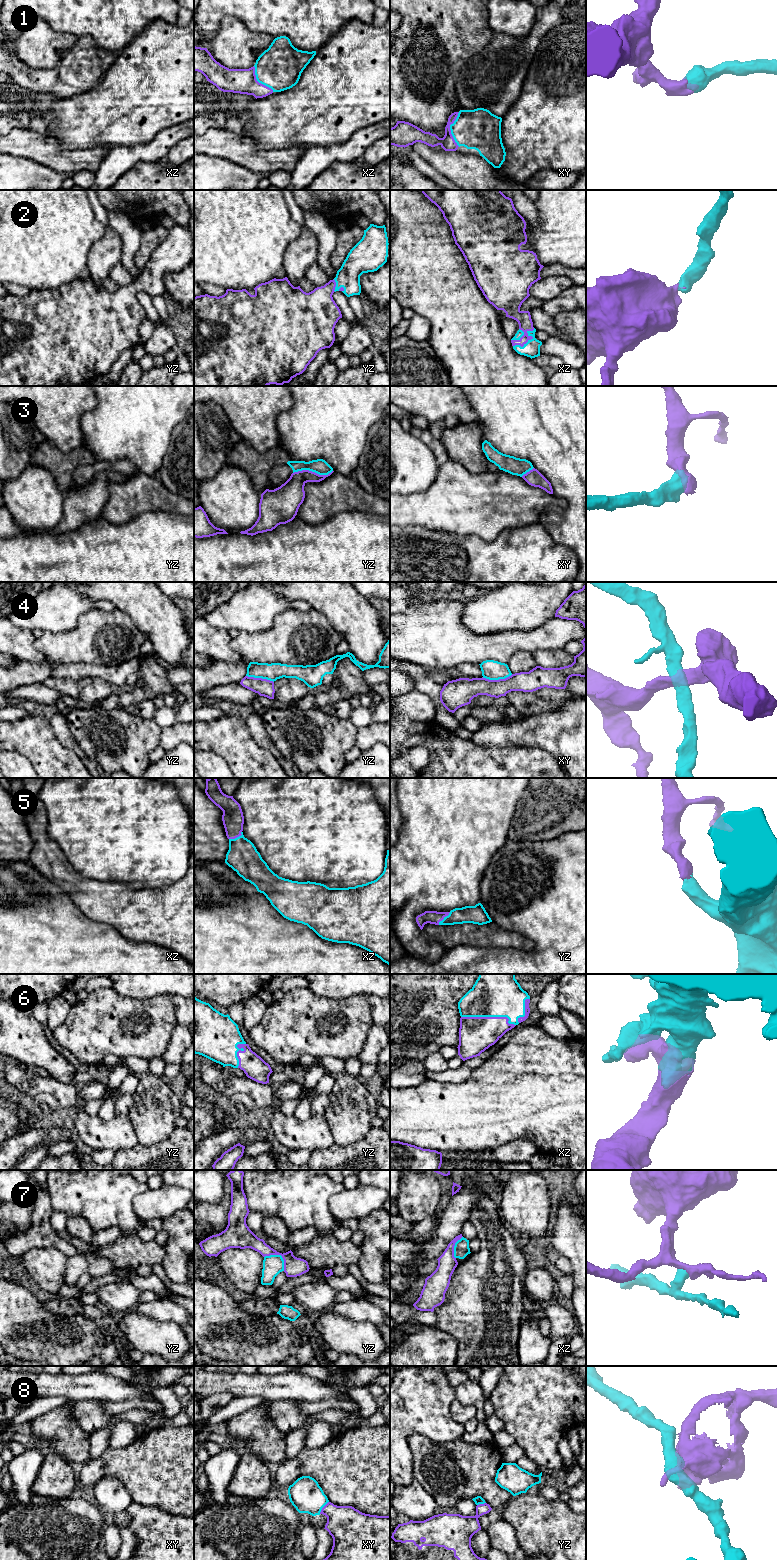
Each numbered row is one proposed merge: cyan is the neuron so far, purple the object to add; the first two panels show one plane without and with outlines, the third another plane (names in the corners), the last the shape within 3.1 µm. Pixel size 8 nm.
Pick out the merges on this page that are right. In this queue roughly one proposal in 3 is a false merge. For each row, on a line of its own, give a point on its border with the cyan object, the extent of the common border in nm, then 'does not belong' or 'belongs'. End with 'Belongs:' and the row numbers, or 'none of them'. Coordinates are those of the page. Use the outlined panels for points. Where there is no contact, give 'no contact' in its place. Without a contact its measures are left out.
1: xy (450, 129) | 280 nm | belongs
2: xz (529, 340) | 220 nm | belongs
3: yz (312, 471) | 320 nm | does not belong
4: xy (497, 679) | 240 nm | does not belong
5: xz (237, 837) | 120 nm | belongs
6: xz (490, 1016) | 440 nm | belongs
7: yz (280, 1255) | 200 nm | does not belong
8: xy (323, 1506) | 130 nm | does not belong
Belongs: 1, 2, 5, 6

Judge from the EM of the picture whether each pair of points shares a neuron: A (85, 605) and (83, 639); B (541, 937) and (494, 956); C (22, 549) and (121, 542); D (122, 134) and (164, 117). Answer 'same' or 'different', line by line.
A: different
B: same
C: same
D: same

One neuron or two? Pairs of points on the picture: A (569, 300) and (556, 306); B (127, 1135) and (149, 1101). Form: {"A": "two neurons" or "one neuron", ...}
{"A": "one neuron", "B": "two neurons"}

